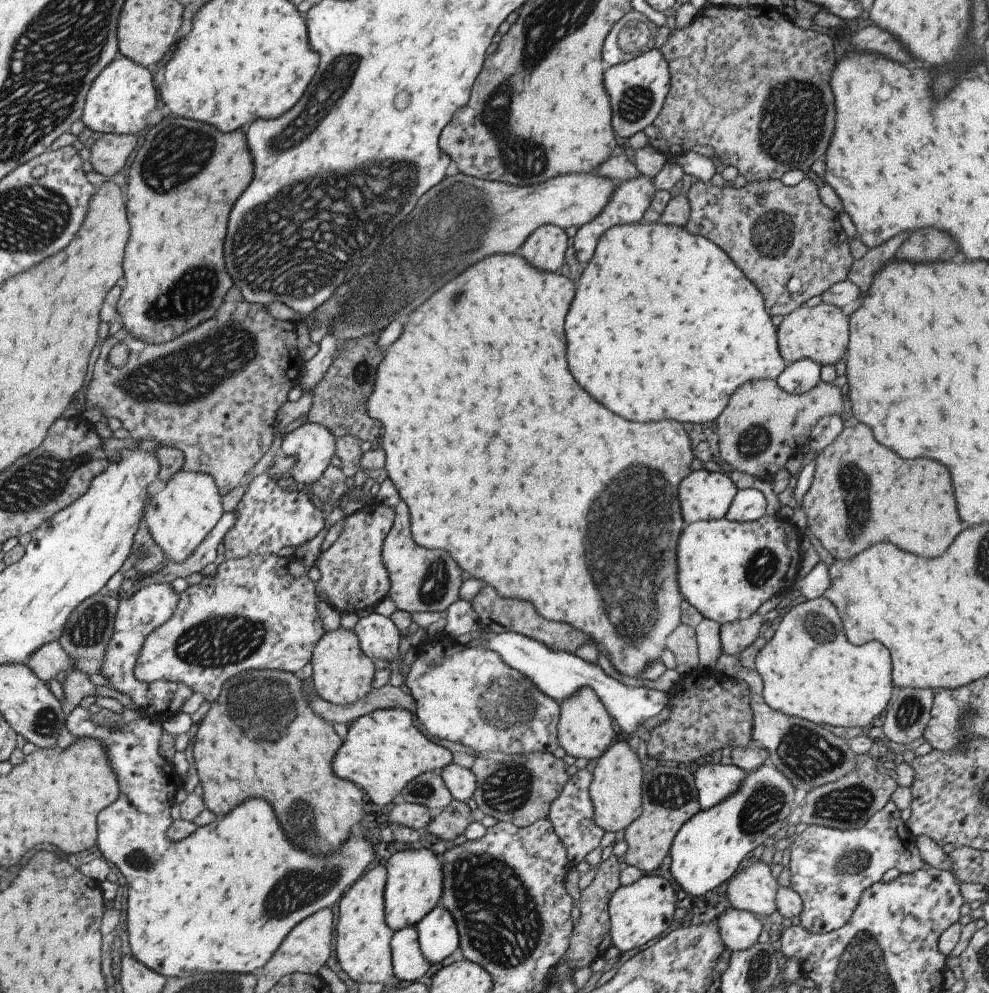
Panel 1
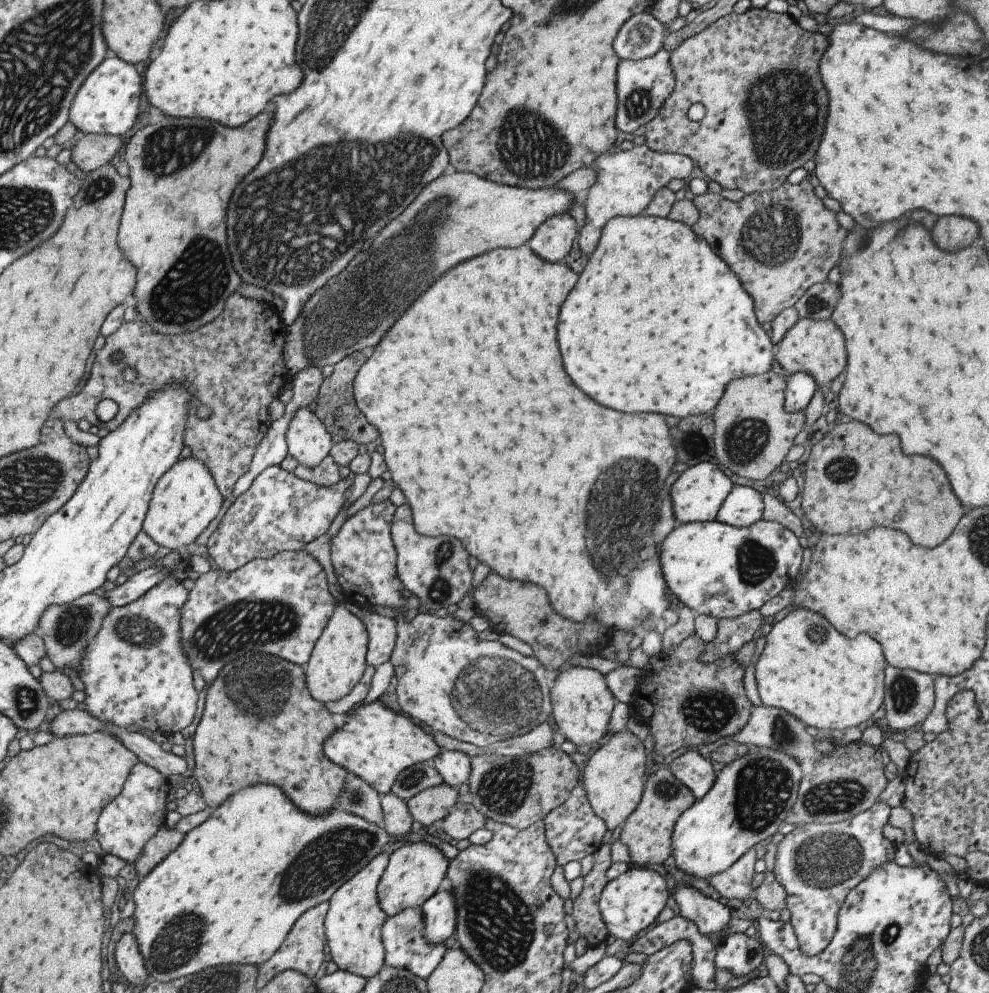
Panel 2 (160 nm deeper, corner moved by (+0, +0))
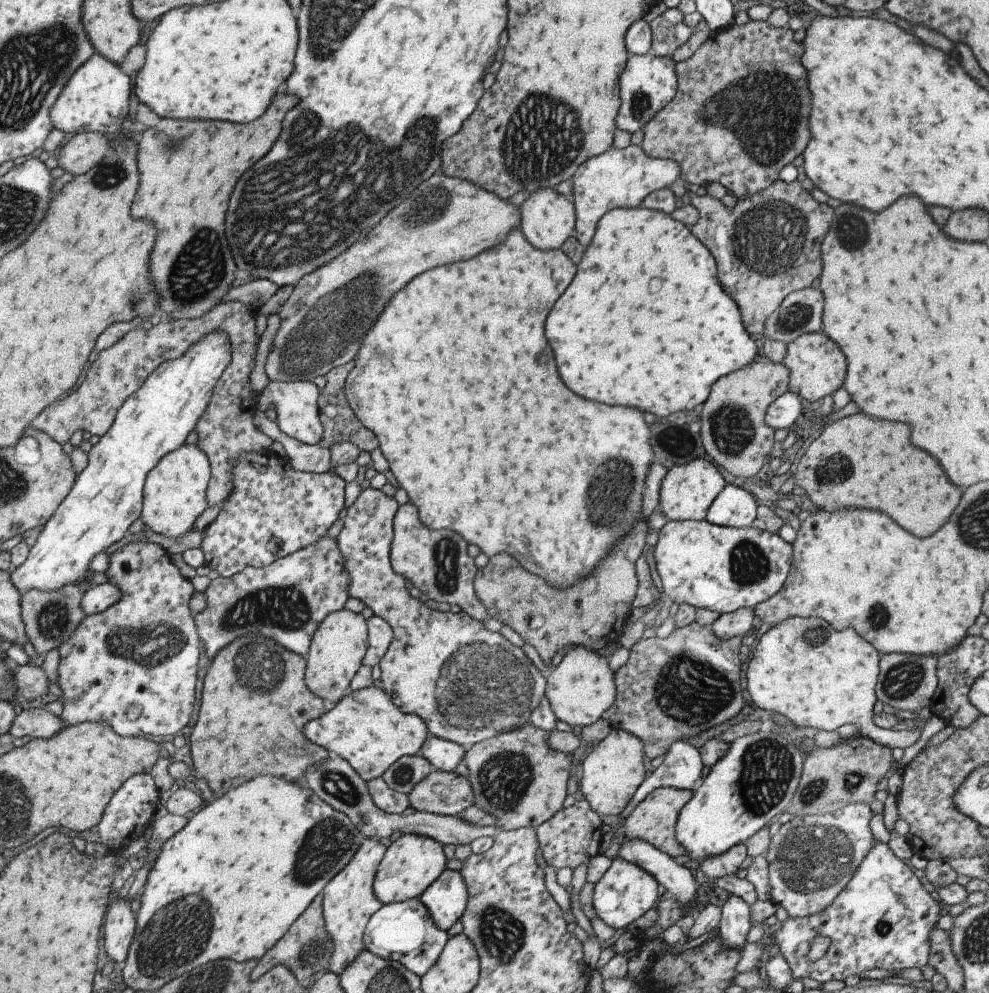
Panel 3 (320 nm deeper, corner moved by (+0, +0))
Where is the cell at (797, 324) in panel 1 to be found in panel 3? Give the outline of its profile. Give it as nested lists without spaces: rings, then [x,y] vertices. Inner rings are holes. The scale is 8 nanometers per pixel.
[[[822,332],[795,337],[788,345],[781,363],[788,368],[788,390],[813,402],[823,397],[839,397],[846,377],[846,358],[840,348]]]

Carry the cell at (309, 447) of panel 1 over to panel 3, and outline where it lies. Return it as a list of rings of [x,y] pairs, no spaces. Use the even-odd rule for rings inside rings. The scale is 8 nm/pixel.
[[[289,381],[288,383],[269,382],[263,389],[269,396],[276,414],[278,429],[300,443],[315,445],[322,435],[318,419],[318,392],[312,381]]]

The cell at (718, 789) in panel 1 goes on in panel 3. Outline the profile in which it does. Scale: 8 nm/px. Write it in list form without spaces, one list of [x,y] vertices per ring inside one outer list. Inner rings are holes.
[[[687,741],[672,742],[659,760],[658,766],[640,784],[643,792],[657,787],[695,790],[701,782],[702,760],[698,750]]]

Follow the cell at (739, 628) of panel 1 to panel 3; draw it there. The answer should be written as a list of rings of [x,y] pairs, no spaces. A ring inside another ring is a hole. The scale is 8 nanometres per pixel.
[[[750,607],[738,608],[730,613],[721,613],[709,626],[712,633],[721,640],[727,640],[737,635],[743,636],[753,625],[755,612]]]

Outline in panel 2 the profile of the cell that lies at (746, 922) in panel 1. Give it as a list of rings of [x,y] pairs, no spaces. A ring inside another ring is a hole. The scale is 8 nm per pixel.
[[[675,883],[671,896],[676,904],[677,915],[693,923],[702,935],[723,932],[727,920],[732,916],[720,900],[704,896],[687,883]]]

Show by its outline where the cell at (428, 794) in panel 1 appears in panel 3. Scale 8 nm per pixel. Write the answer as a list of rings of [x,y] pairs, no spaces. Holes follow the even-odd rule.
[[[403,755],[391,763],[380,777],[391,790],[408,795],[433,770],[430,762],[421,755]]]

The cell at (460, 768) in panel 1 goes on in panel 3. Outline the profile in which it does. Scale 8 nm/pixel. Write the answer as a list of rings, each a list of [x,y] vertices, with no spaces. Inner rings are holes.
[[[433,735],[426,736],[417,754],[426,758],[434,770],[451,772],[455,770],[465,751],[460,744]]]

